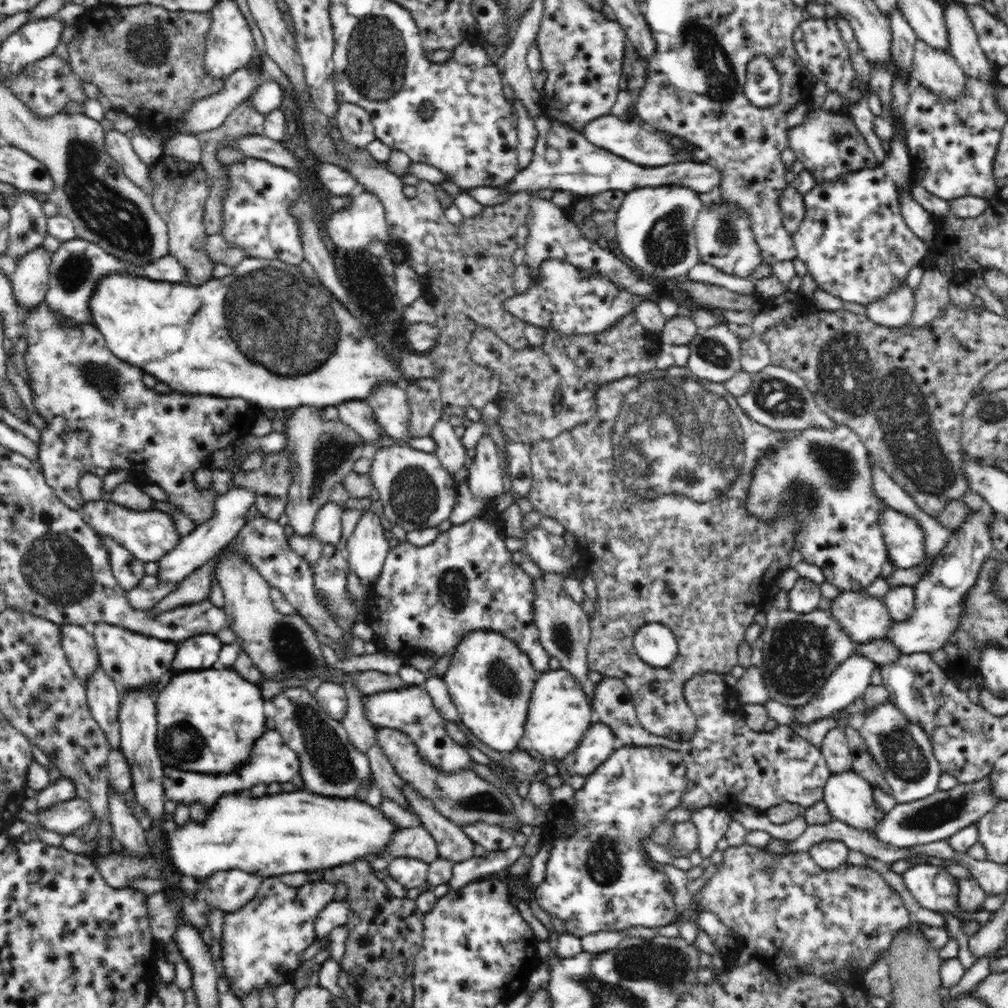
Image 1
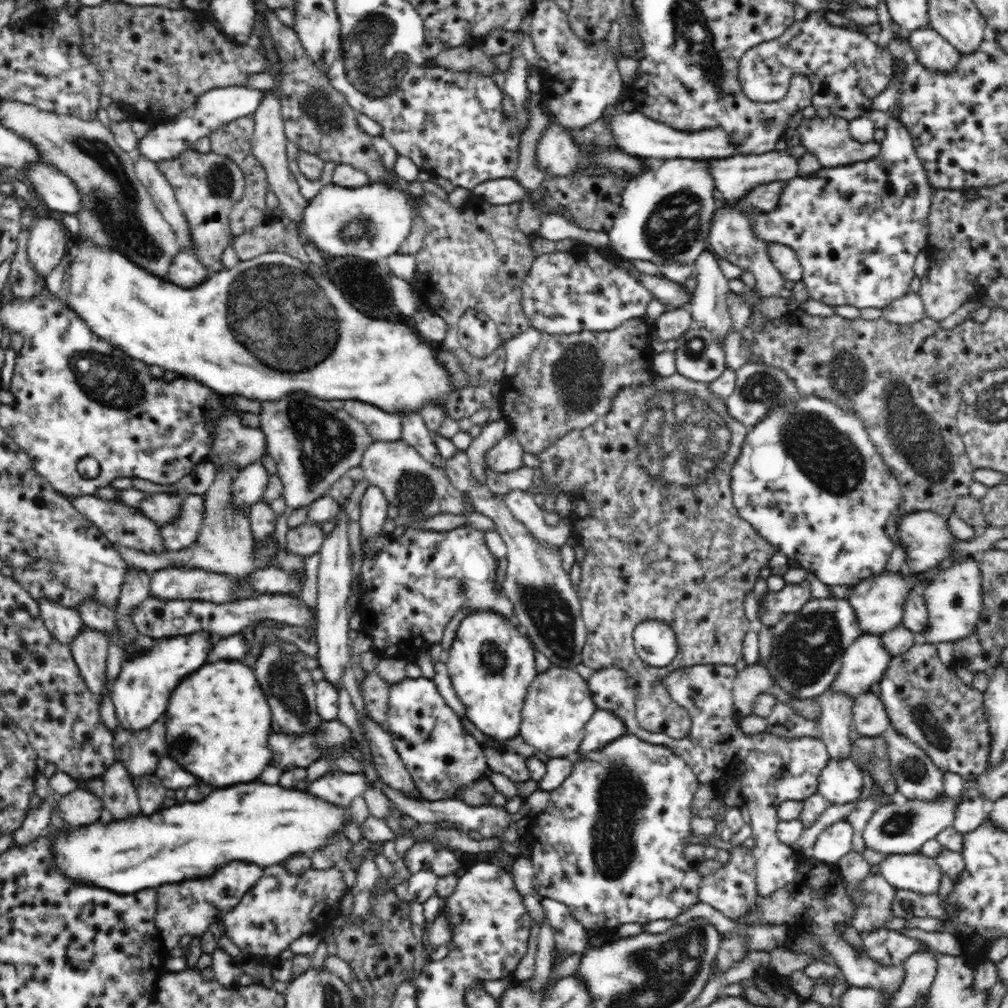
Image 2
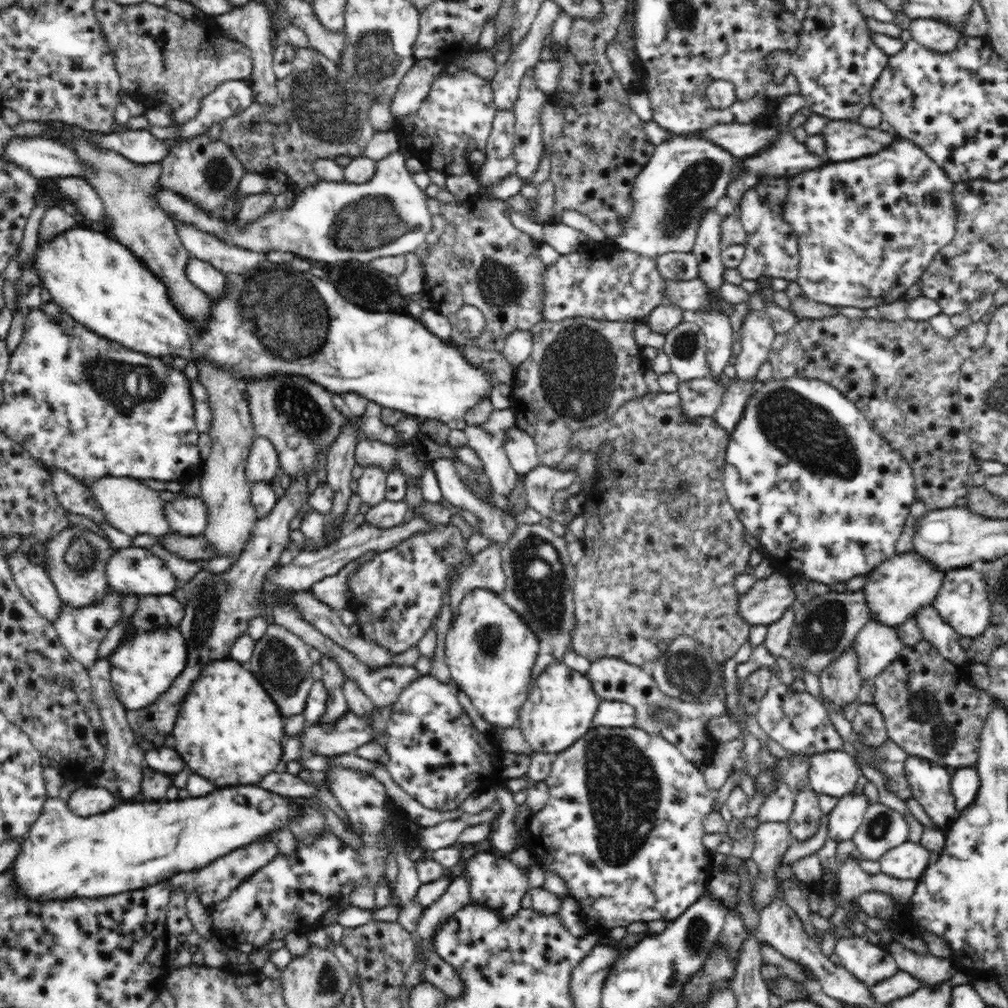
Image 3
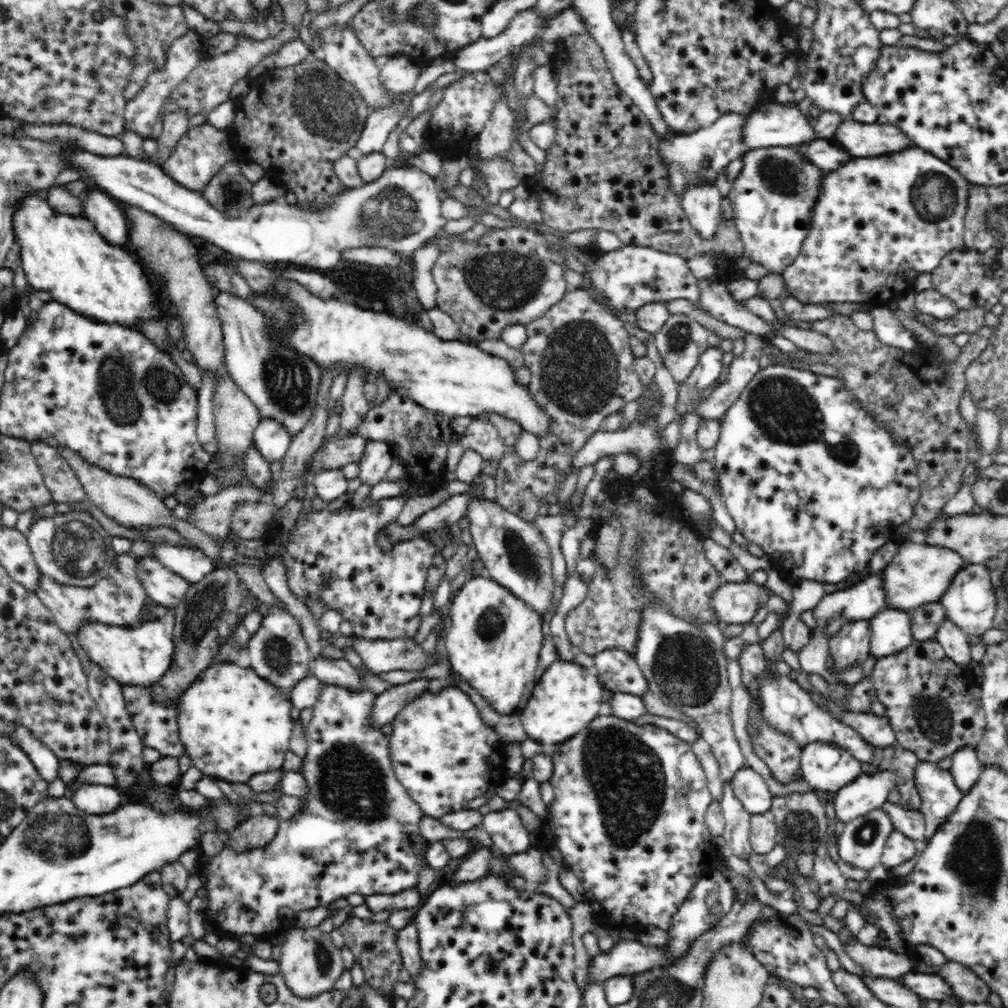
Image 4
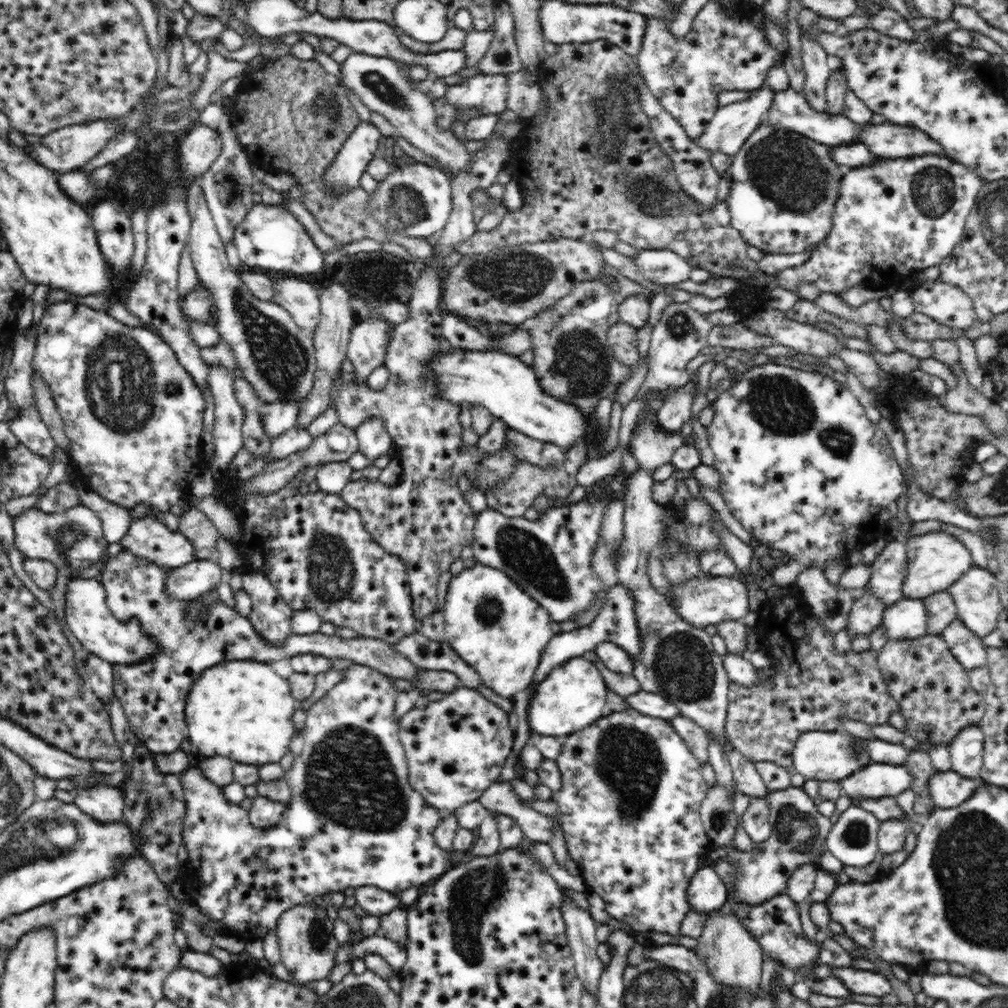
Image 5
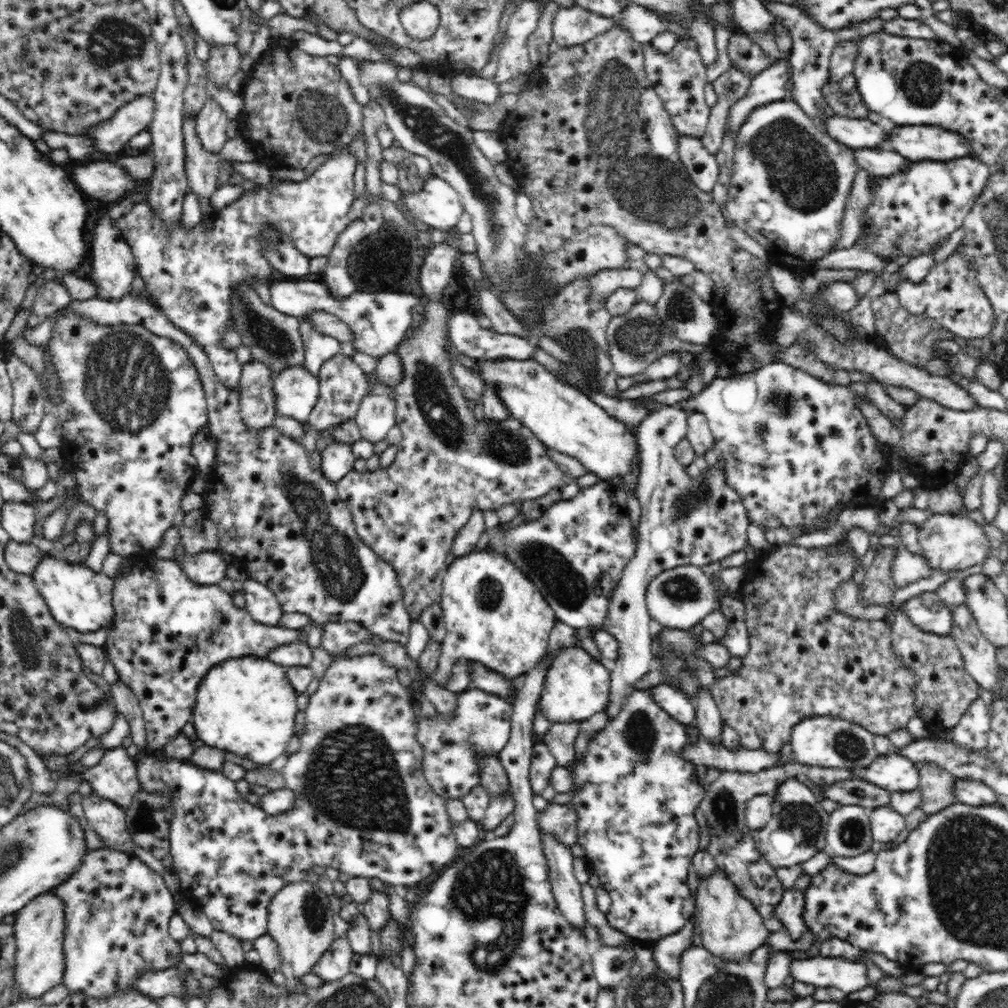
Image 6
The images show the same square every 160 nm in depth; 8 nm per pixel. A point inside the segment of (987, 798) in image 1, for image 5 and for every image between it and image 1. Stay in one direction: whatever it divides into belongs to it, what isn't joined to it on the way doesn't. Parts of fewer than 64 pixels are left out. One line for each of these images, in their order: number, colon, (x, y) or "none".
2: (901, 827)
3: (883, 828)
4: (862, 842)
5: (853, 839)

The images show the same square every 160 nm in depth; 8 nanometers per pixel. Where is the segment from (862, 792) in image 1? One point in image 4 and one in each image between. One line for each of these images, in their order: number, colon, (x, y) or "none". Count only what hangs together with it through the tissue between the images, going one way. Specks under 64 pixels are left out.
2: (841, 781)
3: (834, 773)
4: (826, 767)

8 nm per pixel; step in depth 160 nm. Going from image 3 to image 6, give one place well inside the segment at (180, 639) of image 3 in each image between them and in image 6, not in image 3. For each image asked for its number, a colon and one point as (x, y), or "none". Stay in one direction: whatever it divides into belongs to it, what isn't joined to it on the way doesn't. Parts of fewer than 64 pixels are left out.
4: (140, 655)
5: (104, 636)
6: (77, 596)

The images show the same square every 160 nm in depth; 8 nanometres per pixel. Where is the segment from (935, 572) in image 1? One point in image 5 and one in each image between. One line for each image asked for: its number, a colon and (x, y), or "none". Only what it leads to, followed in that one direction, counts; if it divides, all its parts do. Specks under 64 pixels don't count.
2: (954, 598)
3: (963, 602)
4: (969, 602)
5: (978, 600)

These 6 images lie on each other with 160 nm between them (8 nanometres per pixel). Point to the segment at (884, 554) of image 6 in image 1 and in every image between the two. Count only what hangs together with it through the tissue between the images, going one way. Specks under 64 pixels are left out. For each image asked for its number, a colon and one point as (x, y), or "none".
1: (835, 748)
2: (836, 722)
3: (840, 683)
4: (851, 645)
5: (865, 617)

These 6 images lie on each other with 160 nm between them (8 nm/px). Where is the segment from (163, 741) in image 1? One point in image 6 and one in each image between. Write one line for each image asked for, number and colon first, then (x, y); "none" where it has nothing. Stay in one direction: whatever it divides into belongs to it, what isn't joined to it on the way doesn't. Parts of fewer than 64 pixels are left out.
2: (217, 723)
3: (228, 731)
4: (234, 725)
5: (242, 710)
6: (246, 706)

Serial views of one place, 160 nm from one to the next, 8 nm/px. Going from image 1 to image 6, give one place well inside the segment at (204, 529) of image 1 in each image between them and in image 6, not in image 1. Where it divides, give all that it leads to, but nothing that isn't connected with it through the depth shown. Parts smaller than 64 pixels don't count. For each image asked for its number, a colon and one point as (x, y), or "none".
2: (248, 487)
3: (262, 465)
4: (272, 440)
5: (277, 417)
6: (296, 391)

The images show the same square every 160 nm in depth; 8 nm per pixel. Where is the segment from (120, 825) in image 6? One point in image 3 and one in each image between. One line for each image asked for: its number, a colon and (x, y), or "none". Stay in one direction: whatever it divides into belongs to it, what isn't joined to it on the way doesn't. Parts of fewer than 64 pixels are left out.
3: (86, 801)
4: (97, 799)
5: (105, 804)

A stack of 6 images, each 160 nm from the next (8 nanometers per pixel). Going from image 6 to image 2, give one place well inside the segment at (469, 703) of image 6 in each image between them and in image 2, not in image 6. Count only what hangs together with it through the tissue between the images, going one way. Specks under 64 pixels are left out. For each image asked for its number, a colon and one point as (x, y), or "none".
2: (442, 758)
3: (435, 754)
4: (445, 756)
5: (455, 748)

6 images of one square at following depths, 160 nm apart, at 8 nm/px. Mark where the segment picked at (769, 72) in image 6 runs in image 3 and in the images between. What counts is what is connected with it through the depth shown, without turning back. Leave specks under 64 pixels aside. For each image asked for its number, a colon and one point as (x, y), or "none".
3: (684, 179)
4: (698, 158)
5: (731, 126)

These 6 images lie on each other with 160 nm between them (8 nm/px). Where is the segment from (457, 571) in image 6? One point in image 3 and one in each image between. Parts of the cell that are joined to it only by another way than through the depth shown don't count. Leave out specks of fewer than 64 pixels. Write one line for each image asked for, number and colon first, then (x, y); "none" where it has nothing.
3: (490, 651)
4: (493, 638)
5: (492, 624)

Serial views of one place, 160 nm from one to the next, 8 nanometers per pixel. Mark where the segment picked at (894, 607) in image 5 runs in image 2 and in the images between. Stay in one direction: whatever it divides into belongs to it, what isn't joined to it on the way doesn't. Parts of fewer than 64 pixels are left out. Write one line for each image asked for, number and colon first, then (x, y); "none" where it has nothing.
2: (865, 662)
3: (877, 645)
4: (890, 633)

